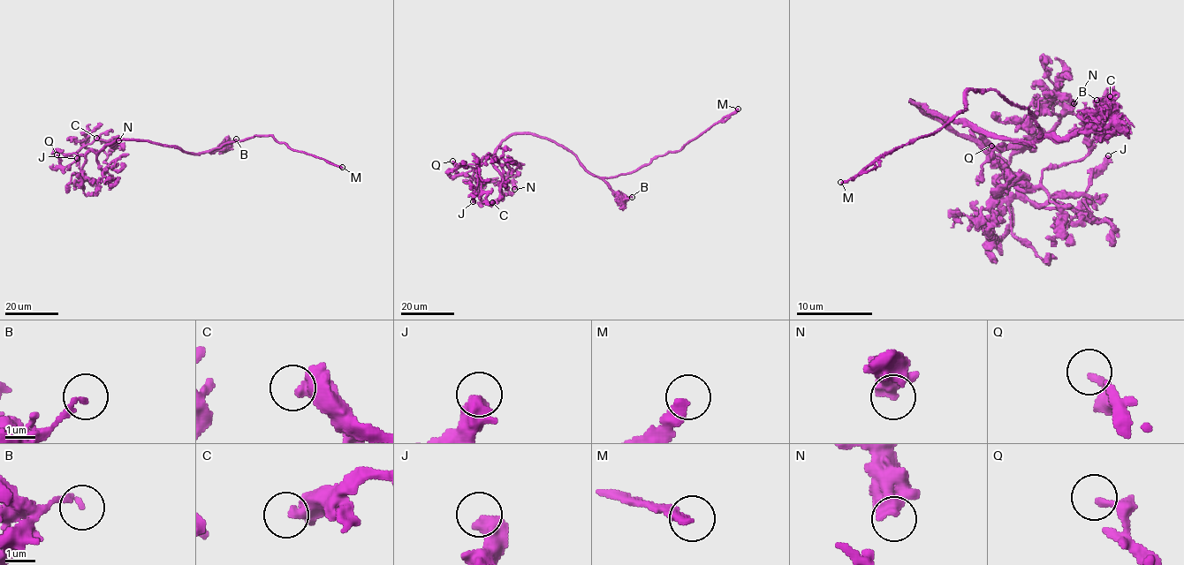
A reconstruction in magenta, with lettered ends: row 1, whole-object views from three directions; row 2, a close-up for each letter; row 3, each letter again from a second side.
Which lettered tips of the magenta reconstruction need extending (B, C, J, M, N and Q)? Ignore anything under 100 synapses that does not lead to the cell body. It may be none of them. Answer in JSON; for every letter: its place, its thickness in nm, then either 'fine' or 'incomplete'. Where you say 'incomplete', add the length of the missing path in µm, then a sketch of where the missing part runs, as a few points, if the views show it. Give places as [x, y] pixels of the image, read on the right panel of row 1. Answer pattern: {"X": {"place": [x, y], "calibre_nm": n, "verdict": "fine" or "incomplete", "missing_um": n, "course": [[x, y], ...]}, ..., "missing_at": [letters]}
{"B": {"place": [1096, 100], "calibre_nm": 150, "verdict": "fine"}, "C": {"place": [1110, 96], "calibre_nm": 550, "verdict": "fine"}, "J": {"place": [1108, 155], "calibre_nm": 440, "verdict": "fine"}, "M": {"place": [840, 182], "calibre_nm": 320, "verdict": "incomplete", "missing_um": 20}, "N": {"place": [1073, 103], "calibre_nm": 500, "verdict": "fine"}, "Q": {"place": [991, 146], "calibre_nm": 260, "verdict": "fine"}, "missing_at": ["M"]}

